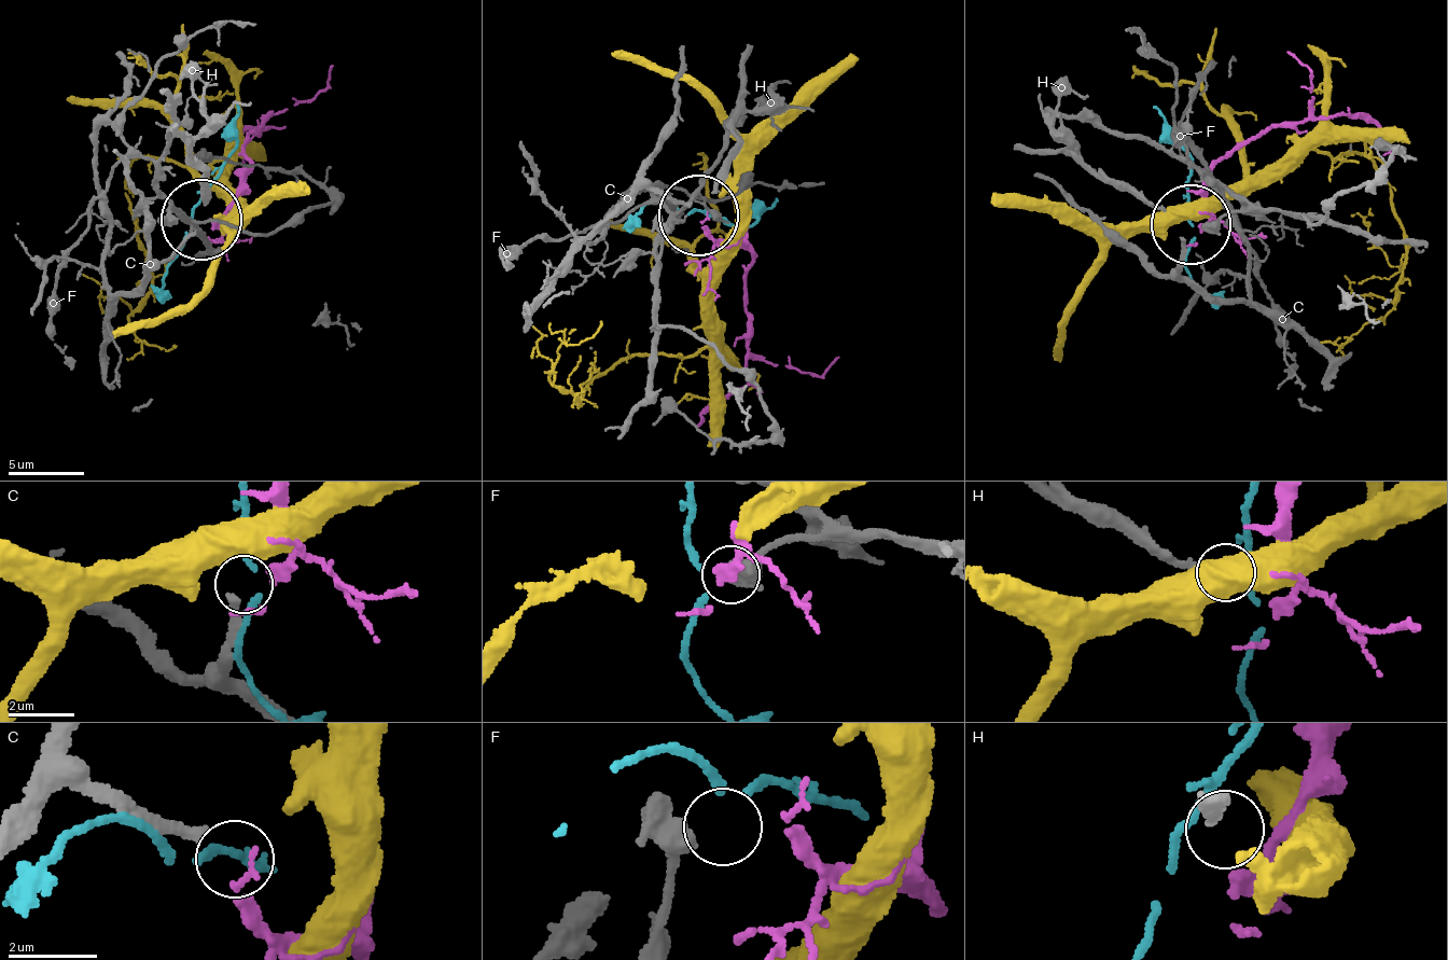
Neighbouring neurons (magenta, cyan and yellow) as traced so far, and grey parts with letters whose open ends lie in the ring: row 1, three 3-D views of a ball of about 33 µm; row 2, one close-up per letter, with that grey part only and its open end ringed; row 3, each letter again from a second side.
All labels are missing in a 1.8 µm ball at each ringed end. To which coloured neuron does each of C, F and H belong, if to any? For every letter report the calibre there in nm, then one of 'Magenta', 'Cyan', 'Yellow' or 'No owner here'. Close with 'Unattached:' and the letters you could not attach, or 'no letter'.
C: Thickness 260 nm. Magenta
F: Thickness 320 nm. Cyan
H: Thickness 220 nm. No owner here
Unattached: H

